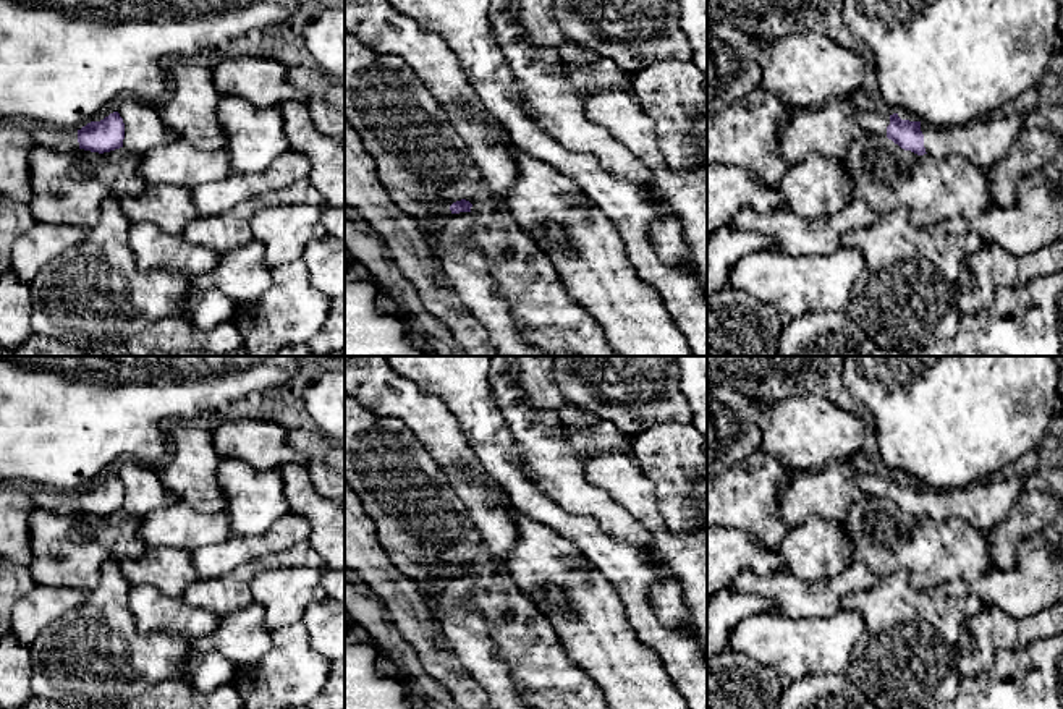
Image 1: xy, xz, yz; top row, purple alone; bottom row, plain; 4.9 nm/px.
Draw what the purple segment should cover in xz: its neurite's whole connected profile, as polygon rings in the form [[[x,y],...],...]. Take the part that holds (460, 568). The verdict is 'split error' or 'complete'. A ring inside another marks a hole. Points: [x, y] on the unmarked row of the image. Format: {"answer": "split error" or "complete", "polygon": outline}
{"answer": "split error", "polygon": [[[466,562],[453,565],[445,589],[427,594],[429,607],[463,665],[485,690],[493,709],[532,709],[513,683],[508,662],[497,654],[490,620],[472,602],[471,570]]]}

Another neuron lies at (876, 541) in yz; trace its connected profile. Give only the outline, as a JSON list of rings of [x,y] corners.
[[[887,499],[851,507],[841,528],[853,546],[853,565],[866,563],[880,578],[906,571],[916,589],[953,580],[974,583],[997,568],[985,529],[966,520],[917,518]]]

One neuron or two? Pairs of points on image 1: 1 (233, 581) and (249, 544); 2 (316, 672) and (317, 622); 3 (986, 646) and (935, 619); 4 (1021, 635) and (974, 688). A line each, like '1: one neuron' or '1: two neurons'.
1: two neurons
2: two neurons
3: two neurons
4: two neurons

